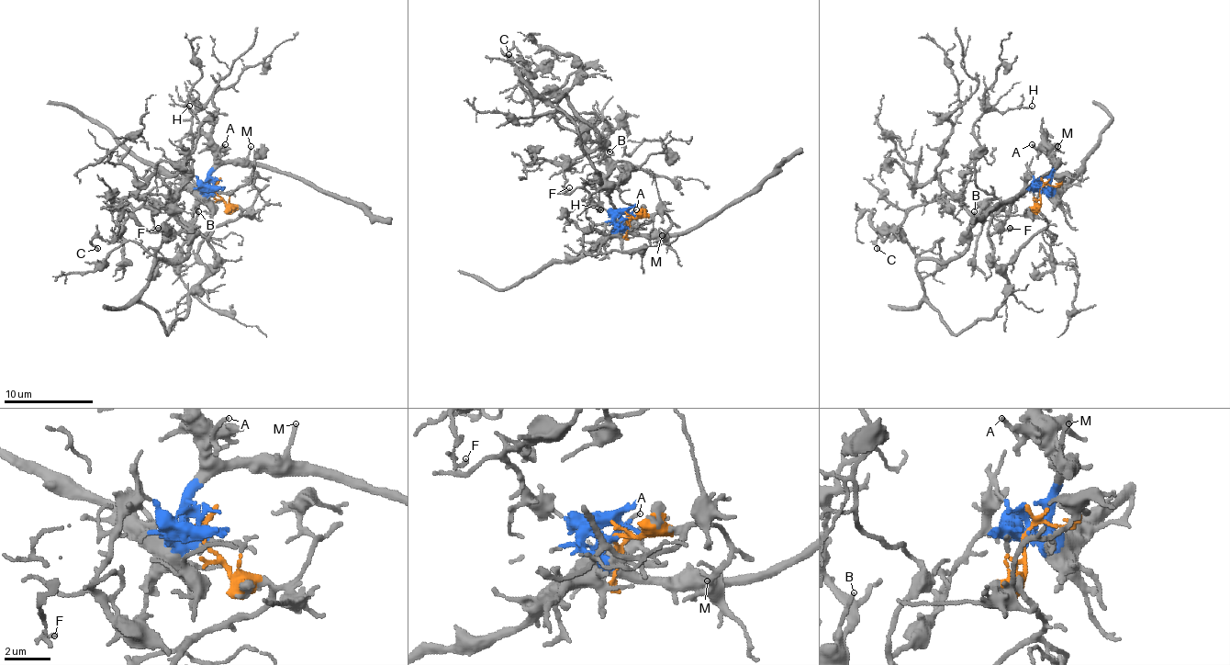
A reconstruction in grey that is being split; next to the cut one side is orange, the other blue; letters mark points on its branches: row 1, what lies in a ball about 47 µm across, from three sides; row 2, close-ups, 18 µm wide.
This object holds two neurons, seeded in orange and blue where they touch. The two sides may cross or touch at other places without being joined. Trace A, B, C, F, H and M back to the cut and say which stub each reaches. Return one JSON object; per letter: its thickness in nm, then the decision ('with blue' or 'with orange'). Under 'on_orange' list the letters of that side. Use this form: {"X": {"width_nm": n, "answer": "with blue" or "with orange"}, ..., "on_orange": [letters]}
{"A": {"width_nm": 150, "answer": "with blue"}, "B": {"width_nm": 130, "answer": "with orange"}, "C": {"width_nm": 120, "answer": "with orange"}, "F": {"width_nm": 190, "answer": "with orange"}, "H": {"width_nm": 130, "answer": "with orange"}, "M": {"width_nm": 150, "answer": "with blue"}, "on_orange": ["B", "C", "F", "H"]}

